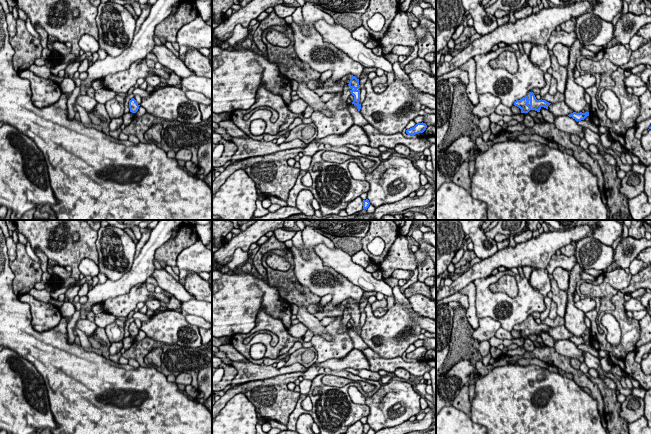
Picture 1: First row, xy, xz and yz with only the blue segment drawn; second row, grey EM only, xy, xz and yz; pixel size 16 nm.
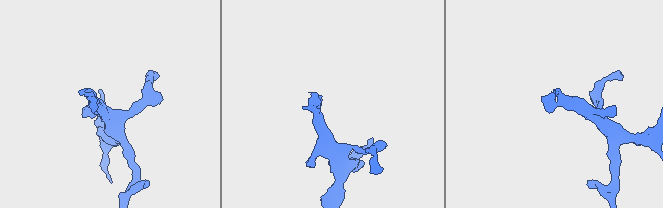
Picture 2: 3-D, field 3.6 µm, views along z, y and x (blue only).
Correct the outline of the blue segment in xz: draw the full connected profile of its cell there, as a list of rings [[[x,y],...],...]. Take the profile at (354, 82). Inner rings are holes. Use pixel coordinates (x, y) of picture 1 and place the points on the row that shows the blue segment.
[[[286,23],[285,25],[275,25],[267,28],[262,33],[262,41],[267,46],[268,60],[272,63],[277,63],[280,66],[280,72],[286,75],[289,79],[299,82],[308,83],[314,80],[322,86],[315,89],[314,92],[322,96],[327,93],[343,92],[344,86],[347,85],[351,94],[354,96],[352,104],[357,106],[358,111],[361,109],[360,100],[360,85],[359,79],[353,75],[346,75],[337,82],[333,82],[330,78],[326,81],[321,81],[321,73],[314,71],[307,63],[302,62],[297,56],[294,49],[294,35],[292,24]],[[270,30],[276,30],[284,33],[290,39],[288,47],[280,47],[271,44],[266,36]]]

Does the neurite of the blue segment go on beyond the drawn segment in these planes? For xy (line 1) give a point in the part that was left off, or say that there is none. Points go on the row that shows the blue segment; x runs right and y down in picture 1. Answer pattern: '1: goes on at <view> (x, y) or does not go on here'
1: does not go on here

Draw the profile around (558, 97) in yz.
[[[557,91],[557,93],[555,95],[550,95],[549,93],[545,94],[544,96],[542,96],[542,100],[545,100],[549,103],[557,103],[557,102],[562,102],[564,101],[564,94],[562,94],[561,92]]]

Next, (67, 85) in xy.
[[[72,77],[69,78],[63,78],[62,82],[59,84],[60,89],[62,93],[72,93],[72,91],[75,89],[76,85],[73,81]]]

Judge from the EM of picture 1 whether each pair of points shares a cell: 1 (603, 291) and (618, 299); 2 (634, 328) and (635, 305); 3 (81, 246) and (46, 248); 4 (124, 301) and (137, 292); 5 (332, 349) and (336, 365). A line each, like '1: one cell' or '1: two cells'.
1: two cells
2: two cells
3: one cell
4: one cell
5: two cells

